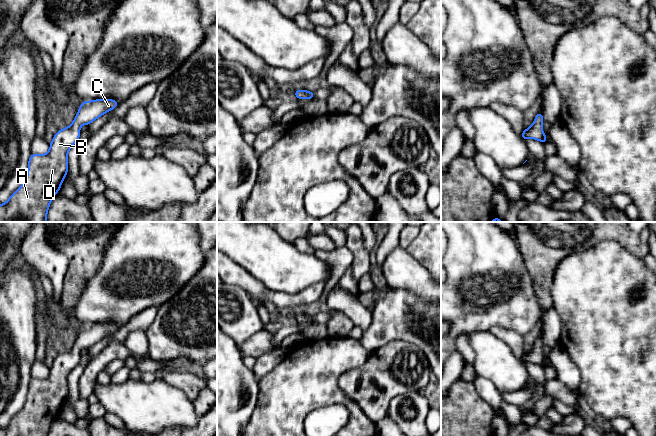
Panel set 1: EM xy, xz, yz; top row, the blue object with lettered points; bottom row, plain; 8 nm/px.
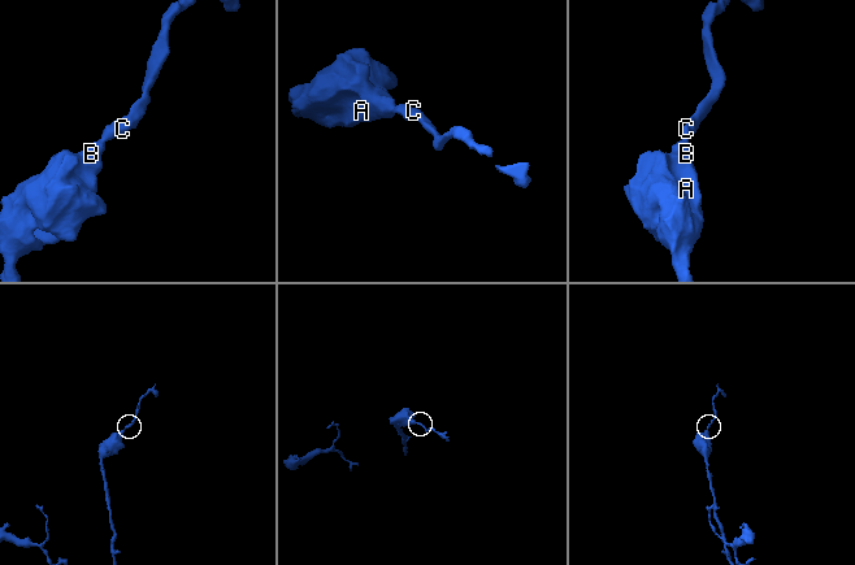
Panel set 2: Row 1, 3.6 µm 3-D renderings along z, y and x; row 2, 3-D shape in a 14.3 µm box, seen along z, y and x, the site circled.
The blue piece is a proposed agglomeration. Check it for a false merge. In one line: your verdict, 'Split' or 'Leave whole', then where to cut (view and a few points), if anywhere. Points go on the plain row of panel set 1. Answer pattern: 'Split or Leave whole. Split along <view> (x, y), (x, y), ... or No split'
Leave whole. No split

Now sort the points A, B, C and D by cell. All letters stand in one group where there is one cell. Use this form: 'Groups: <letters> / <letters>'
Groups: A B C D

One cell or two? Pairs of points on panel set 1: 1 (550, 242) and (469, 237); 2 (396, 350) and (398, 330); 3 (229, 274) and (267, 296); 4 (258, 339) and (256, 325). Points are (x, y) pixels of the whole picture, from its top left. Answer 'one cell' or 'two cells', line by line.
1: two cells
2: two cells
3: one cell
4: two cells

